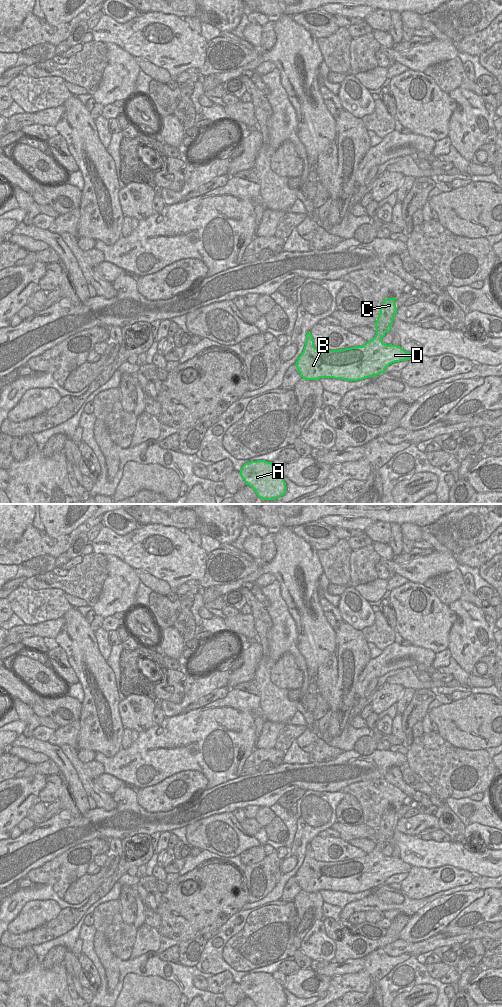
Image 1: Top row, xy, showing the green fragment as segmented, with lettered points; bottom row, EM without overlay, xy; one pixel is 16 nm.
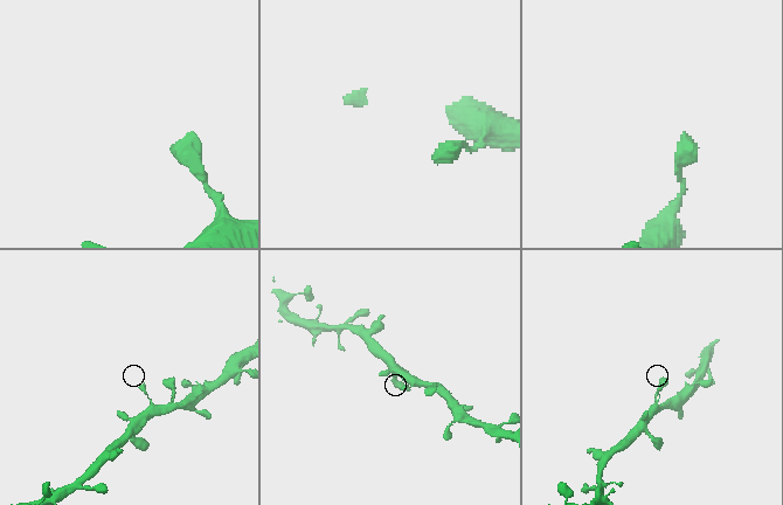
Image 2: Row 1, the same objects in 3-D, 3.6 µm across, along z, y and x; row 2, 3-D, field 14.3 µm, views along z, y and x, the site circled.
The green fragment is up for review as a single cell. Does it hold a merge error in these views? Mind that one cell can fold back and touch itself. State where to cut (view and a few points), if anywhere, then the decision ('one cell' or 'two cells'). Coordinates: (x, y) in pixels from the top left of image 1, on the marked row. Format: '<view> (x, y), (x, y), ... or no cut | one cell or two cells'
no cut | one cell

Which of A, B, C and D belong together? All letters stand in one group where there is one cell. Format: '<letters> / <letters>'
A B C D

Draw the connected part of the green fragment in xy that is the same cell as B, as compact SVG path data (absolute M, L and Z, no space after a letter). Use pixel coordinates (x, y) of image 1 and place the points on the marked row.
M387 298L383 301L375 322L376 335L362 346L338 350L317 349L311 332L307 332L303 352L295 363L301 377L306 380L333 378L358 381L380 375L392 363L409 360L411 353L382 341L392 329L398 309L396 299Z

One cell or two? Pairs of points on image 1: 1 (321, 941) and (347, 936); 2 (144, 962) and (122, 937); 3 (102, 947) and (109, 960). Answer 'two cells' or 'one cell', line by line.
1: two cells
2: two cells
3: one cell

